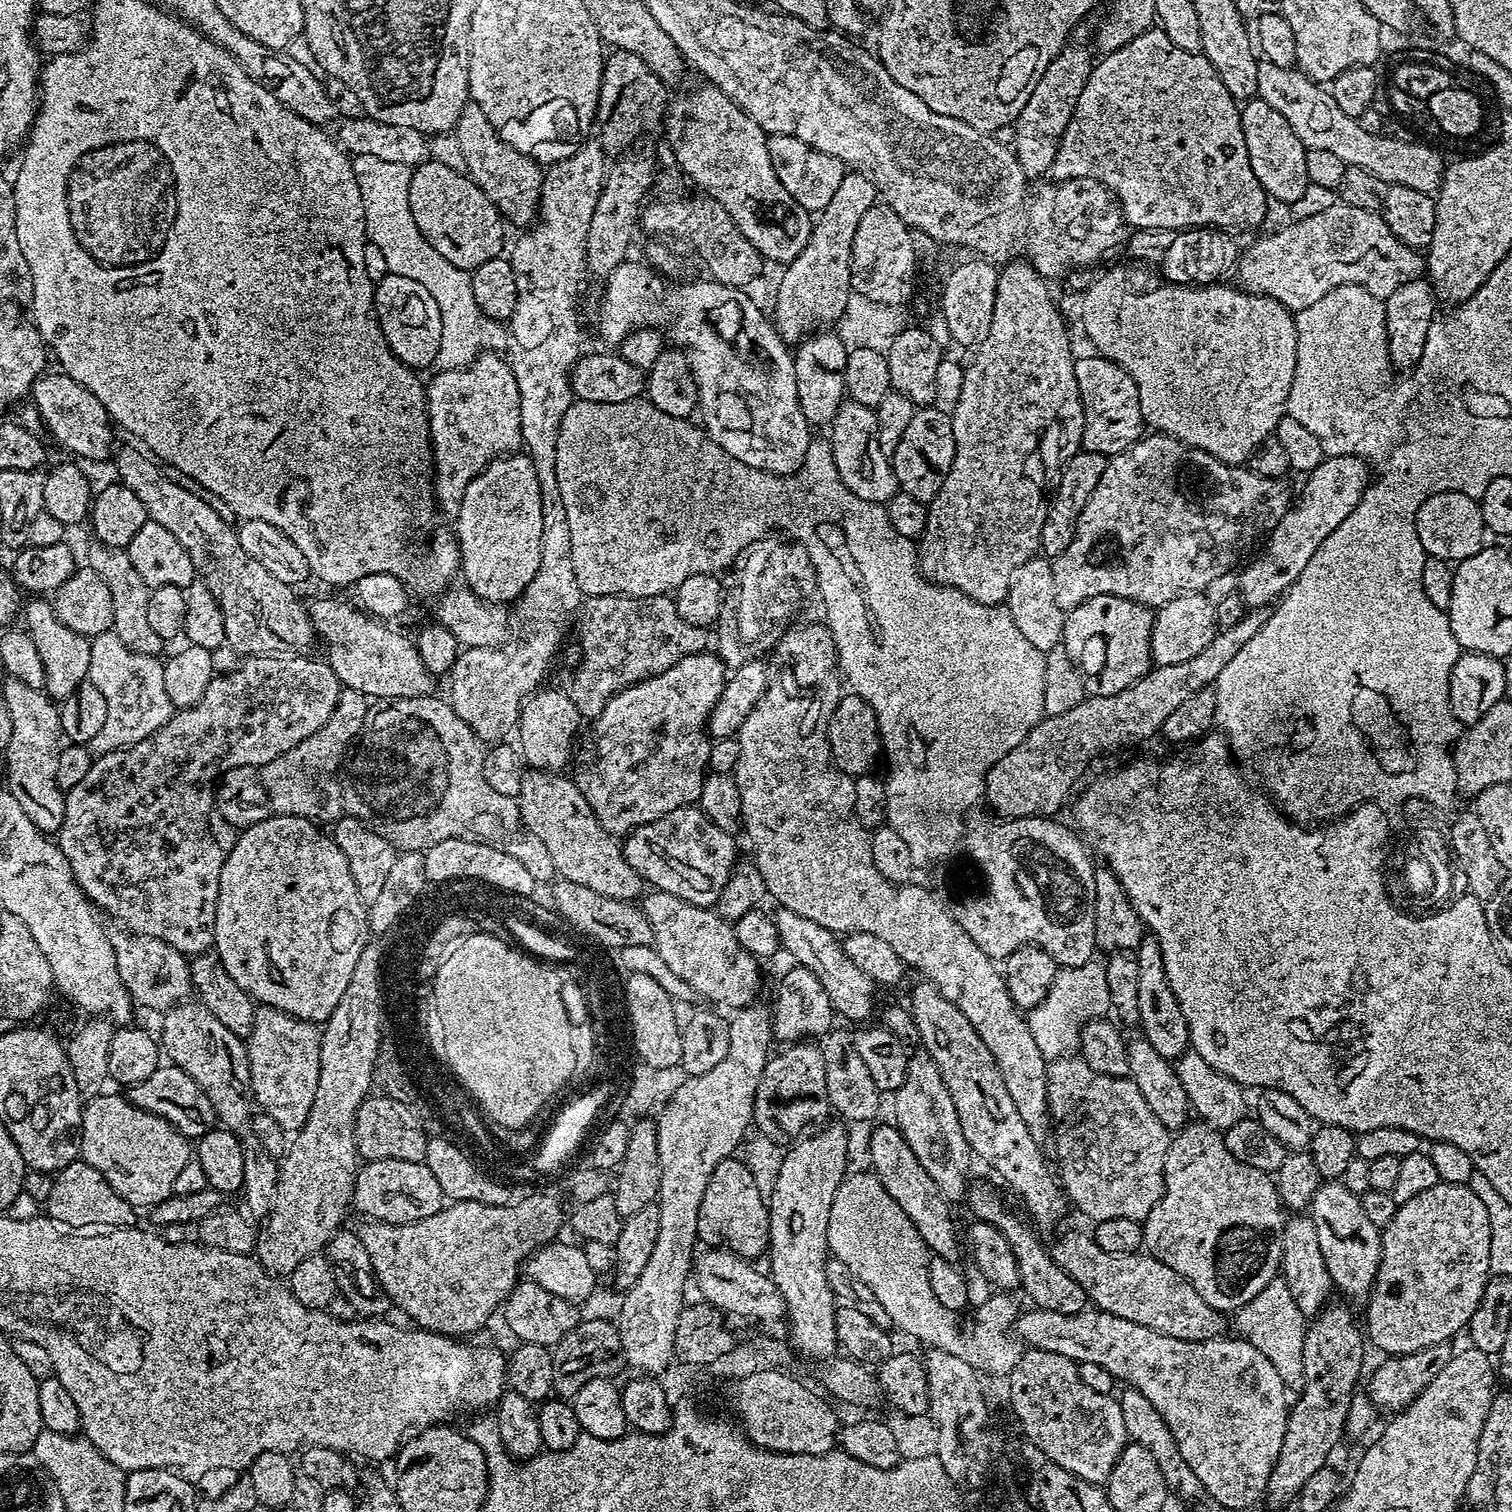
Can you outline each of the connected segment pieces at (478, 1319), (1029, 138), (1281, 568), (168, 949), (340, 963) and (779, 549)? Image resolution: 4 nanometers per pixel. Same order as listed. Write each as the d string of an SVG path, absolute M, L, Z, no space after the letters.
M458 1200L449 1203L438 1214L434 1214L430 1218L422 1218L418 1222L410 1222L409 1224L384 1224L381 1220L369 1219L368 1224L364 1224L361 1228L358 1228L358 1235L362 1246L366 1246L366 1254L370 1254L370 1262L372 1263L372 1269L376 1274L376 1280L380 1283L380 1288L387 1294L389 1301L393 1305L396 1304L409 1316L411 1323L415 1327L426 1332L437 1332L443 1336L450 1336L453 1338L468 1338L471 1332L476 1332L492 1315L497 1315L498 1309L503 1305L504 1299L514 1290L514 1286L521 1279L522 1274L514 1274L514 1260L512 1258L504 1258L504 1254L500 1254L500 1244L498 1244L498 1238L494 1236L494 1212L490 1210L489 1204L483 1204L482 1202L466 1202L465 1200Z
M1065 46L1056 55L1046 74L1036 83L1034 94L1030 94L1030 102L1022 106L1022 114L1018 114L1014 125L1016 133L1010 139L1010 147L1016 155L1018 166L1022 168L1022 174L1029 178L1040 176L1043 172L1044 175L1051 173L1054 154L1058 154L1062 134L1066 134L1066 126L1070 126L1070 118L1078 106L1078 98L1081 97L1094 67L1091 47L1072 47Z
M1329 456L1315 470L1307 473L1305 480L1308 481L1305 482L1300 497L1297 500L1295 497L1291 501L1286 514L1282 514L1282 522L1278 522L1278 526L1274 526L1274 530L1266 537L1266 543L1259 549L1260 557L1253 564L1243 565L1245 568L1240 576L1238 591L1249 609L1267 609L1275 605L1288 591L1289 586L1300 577L1302 570L1306 570L1306 562L1310 562L1310 558L1318 554L1318 546L1322 546L1322 542L1326 542L1326 538L1330 538L1330 534L1334 534L1334 530L1338 530L1338 526L1346 522L1346 518L1350 518L1350 514L1358 506L1362 494L1368 488L1370 469L1368 463L1359 460L1357 456Z
M119 930L112 932L110 939L114 950L114 962L118 962L118 974L132 995L133 1001L144 1008L153 1008L158 1014L189 999L188 991L193 991L193 965L188 965L189 957L174 946L153 936L142 936L139 932Z
M269 814L265 820L254 826L243 829L239 833L236 845L227 849L222 874L218 882L218 906L216 907L216 925L214 926L214 952L221 961L228 960L256 960L256 969L248 976L246 991L253 1001L270 1008L280 1008L300 1020L323 1022L334 1014L334 1006L342 1002L342 994L346 994L346 986L350 986L350 974L354 974L354 966L358 966L358 958L365 955L370 929L368 926L369 909L360 899L361 890L352 877L348 859L342 854L335 840L327 831L321 830L313 821L297 816L281 816Z
M779 539L757 540L726 580L722 610L714 625L714 652L729 669L767 657L767 652L775 649L783 641L784 633L793 627L792 619L799 614L800 607L817 595L816 568L808 551L800 544Z

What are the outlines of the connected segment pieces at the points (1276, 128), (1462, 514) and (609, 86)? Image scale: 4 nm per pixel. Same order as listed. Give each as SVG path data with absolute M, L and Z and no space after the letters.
M1253 98L1240 108L1240 121L1242 122L1242 138L1246 138L1246 154L1250 154L1250 170L1254 170L1254 178L1264 188L1264 192L1273 201L1281 200L1284 204L1296 204L1310 191L1308 175L1306 174L1306 154L1308 149L1304 147L1298 134L1290 127L1290 122L1270 106L1263 98Z
M1443 492L1428 498L1415 515L1415 530L1427 557L1436 557L1451 564L1460 563L1480 552L1486 546L1484 538L1488 536L1479 501L1457 492Z
M615 50L607 53L600 83L600 104L596 107L598 132L600 128L598 143L605 153L627 153L624 151L635 140L642 139L647 132L652 132L659 124L661 127L665 123L664 92L666 86L658 78L658 74L654 74L654 70L650 70L650 66L646 66L646 62L638 58L638 54Z

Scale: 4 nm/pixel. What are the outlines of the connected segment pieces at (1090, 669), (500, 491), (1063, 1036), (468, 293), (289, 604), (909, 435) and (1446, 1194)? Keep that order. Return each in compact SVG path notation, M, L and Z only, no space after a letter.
M1102 594L1082 602L1077 608L1071 609L1065 618L1062 647L1066 654L1084 675L1085 689L1093 696L1109 696L1118 694L1118 690L1126 690L1134 686L1153 667L1152 659L1152 622L1153 609L1147 608L1126 598L1118 598L1110 594Z
M509 454L499 460L492 461L487 468L483 468L477 476L466 486L466 490L458 497L460 509L456 512L456 529L454 535L456 543L460 546L460 572L462 573L463 583L478 598L482 598L488 604L498 604L501 606L511 605L519 600L521 594L530 586L530 580L534 574L538 574L538 564L542 558L542 498L540 497L540 487L538 478L531 460L524 454Z
M1089 962L1083 968L1060 968L1046 998L1030 1012L1032 1032L1038 1046L1048 1054L1064 1054L1079 1049L1081 1029L1089 1021L1107 1017L1111 1006L1112 995L1110 985L1106 982L1106 970L1099 963Z
M370 154L353 156L351 161L354 178L362 194L367 239L382 250L389 272L414 278L414 282L426 286L426 290L430 290L430 298L438 302L438 310L442 314L442 342L438 346L435 367L440 370L465 368L485 350L499 349L506 336L505 325L478 310L474 302L471 271L446 262L446 258L426 242L422 230L418 230L418 222L414 222L414 214L410 214L408 187L412 169L402 166L402 162L382 162L382 158L373 158Z
M136 448L115 449L119 483L134 490L134 495L142 501L148 519L170 530L170 534L178 538L182 550L190 554L197 577L201 581L204 579L209 594L216 599L213 600L215 607L222 610L225 645L244 658L308 656L312 643L315 645L318 637L312 619L308 617L305 601L296 600L297 589L274 578L274 574L254 562L254 558L242 550L236 528L224 521L199 491L191 487L183 488L179 479L171 480L151 455Z
M924 406L913 411L910 426L902 430L902 438L890 454L892 473L896 476L899 491L910 494L910 498L918 498L924 504L931 504L938 490L942 490L946 474L950 474L955 453L951 415L940 406Z
M1435 1184L1430 1190L1418 1194L1418 1198L1410 1198L1410 1202L1399 1205L1394 1218L1382 1230L1380 1237L1380 1269L1376 1275L1376 1284L1367 1297L1368 1304L1368 1328L1366 1324L1366 1336L1376 1348L1381 1348L1385 1357L1409 1356L1420 1350L1426 1350L1430 1346L1447 1344L1459 1332L1463 1333L1471 1322L1471 1315L1478 1308L1482 1298L1483 1288L1490 1277L1490 1214L1486 1214L1486 1206L1479 1200L1478 1194L1469 1188L1467 1184Z

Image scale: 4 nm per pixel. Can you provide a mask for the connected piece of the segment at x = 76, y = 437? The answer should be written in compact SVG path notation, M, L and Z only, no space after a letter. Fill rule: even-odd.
M59 370L49 371L41 375L30 393L30 400L36 403L36 412L42 423L48 427L48 432L68 452L73 452L81 461L104 460L113 455L112 428L114 421L108 415L106 406L86 390L74 378L64 375ZM84 459L84 460L83 460Z

